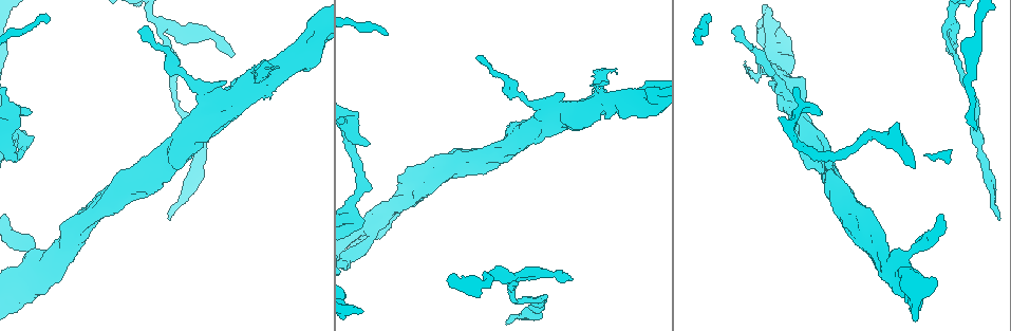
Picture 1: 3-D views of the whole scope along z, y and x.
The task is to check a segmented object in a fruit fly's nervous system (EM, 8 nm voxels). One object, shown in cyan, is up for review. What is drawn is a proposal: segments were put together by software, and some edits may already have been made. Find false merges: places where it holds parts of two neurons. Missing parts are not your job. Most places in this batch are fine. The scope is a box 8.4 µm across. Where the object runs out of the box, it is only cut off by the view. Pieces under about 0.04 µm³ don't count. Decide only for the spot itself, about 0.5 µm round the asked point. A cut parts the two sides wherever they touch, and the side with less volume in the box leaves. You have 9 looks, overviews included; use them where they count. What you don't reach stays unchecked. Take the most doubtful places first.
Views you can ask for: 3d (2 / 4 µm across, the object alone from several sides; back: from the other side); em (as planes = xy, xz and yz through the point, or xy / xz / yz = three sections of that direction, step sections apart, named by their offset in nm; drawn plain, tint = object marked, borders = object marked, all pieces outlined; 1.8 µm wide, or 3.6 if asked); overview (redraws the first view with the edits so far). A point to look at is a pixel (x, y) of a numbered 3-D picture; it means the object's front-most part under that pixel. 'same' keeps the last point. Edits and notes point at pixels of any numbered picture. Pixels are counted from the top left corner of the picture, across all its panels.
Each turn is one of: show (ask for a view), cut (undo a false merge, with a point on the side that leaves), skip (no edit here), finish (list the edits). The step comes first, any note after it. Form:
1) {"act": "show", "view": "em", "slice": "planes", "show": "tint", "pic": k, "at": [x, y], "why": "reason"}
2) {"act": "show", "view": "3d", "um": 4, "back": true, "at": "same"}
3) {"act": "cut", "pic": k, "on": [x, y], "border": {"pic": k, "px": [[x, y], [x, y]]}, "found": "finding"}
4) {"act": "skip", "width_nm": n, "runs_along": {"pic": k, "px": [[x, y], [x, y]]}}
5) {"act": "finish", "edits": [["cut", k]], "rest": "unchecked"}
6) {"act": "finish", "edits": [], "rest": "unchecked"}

{"act": "show", "view": "3d", "um": 2, "pic": 1, "at": [892, 266], "why": "thick turns thin"}

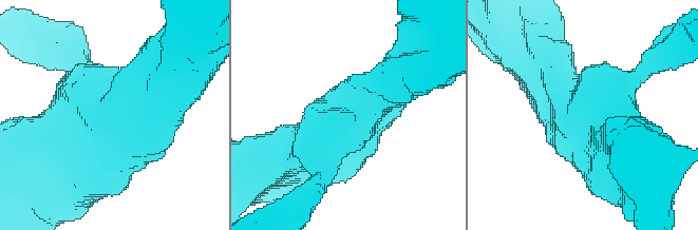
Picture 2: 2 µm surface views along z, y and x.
{"act": "show", "view": "em", "slice": "planes", "show": "tint", "pic": 2, "at": [350, 116]}

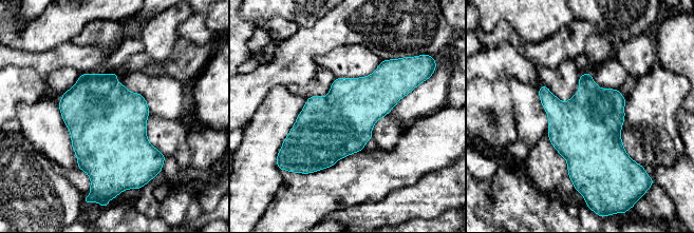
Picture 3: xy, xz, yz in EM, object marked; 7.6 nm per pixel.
{"act": "skip", "found": "one neuron here"}

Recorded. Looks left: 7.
{"act": "show", "view": "em", "um": 3.6, "slice": "xz", "step": 4, "show": "tint", "pic": 1, "at": [601, 102], "why": "a narrow waist"}

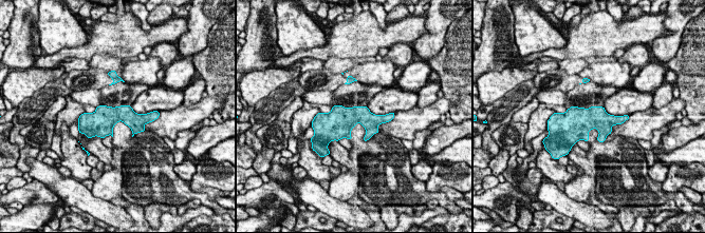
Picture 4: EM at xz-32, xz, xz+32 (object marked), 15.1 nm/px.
{"act": "show", "view": "em", "um": 3.6, "slice": "planes", "show": "tint", "at": "same"}

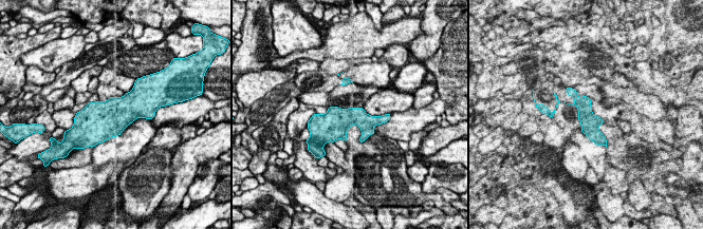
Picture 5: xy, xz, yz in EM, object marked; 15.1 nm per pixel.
{"act": "skip", "runs_along": {"pic": 5, "px": [[571, 91], [603, 141]]}, "found": "one neuron here"}

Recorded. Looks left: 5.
{"act": "show", "view": "em", "slice": "planes", "show": "tint", "pic": 1, "at": [949, 24], "why": "a fork"}

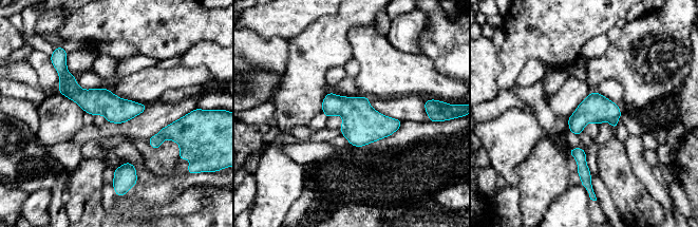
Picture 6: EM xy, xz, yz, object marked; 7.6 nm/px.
{"act": "skip", "runs_along": {"pic": 6, "px": [[61, 79], [89, 100], [143, 107]]}, "found": "continuous, no second neuron"}

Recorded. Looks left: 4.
{"act": "show", "view": "3d", "um": 4, "pic": 1, "at": [196, 131], "why": "arms run side by side"}

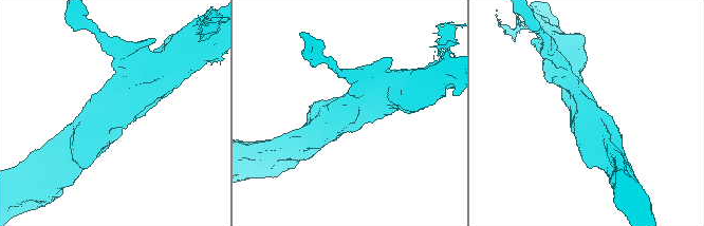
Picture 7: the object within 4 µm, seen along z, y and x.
{"act": "show", "view": "em", "um": 3.6, "slice": "yz", "step": 4, "show": "tint", "pic": 7, "at": [588, 111], "arms": 3, "arm_widths_nm": [240, 360, 600]}

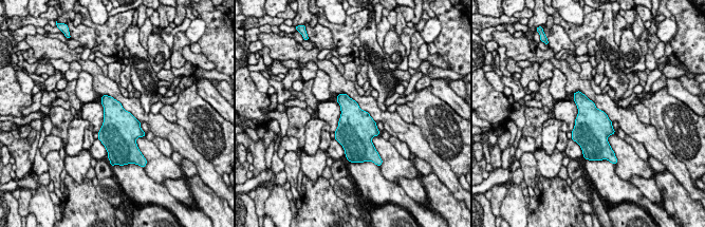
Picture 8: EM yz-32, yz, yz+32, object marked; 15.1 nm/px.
{"act": "show", "view": "em", "um": 3.6, "slice": "planes", "show": "tint", "at": "same"}

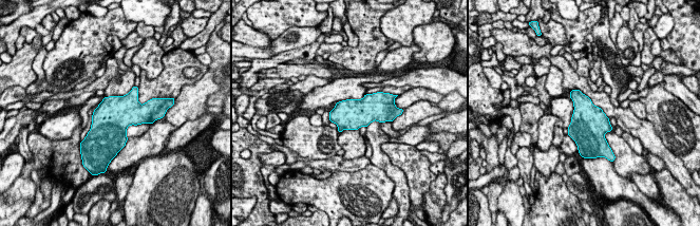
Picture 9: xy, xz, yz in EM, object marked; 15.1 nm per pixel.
{"act": "skip", "width_nm": 480, "found": "all the same neuron"}

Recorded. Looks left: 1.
{"act": "finish", "edits": [], "rest": "unchecked"}

